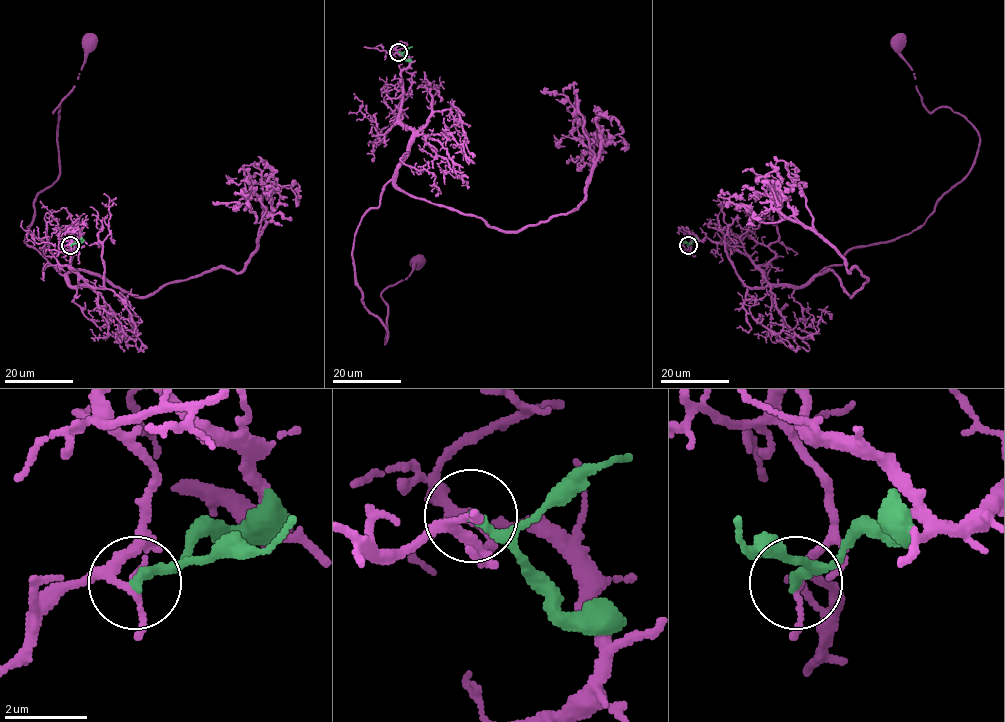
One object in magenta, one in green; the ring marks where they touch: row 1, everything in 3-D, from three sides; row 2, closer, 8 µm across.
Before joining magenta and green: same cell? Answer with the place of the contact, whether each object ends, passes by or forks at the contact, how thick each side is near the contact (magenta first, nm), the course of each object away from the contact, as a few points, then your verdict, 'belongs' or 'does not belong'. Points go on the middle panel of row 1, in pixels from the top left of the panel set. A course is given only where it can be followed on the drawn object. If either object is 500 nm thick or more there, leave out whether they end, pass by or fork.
(398, 52) | magenta forks | green ends | 160/240 nm | magenta via (398, 52), (409, 63), (399, 120), (411, 144), (352, 254), (385, 343), (381, 293), (417, 262) | green via (398, 51), (411, 61) | does not belong

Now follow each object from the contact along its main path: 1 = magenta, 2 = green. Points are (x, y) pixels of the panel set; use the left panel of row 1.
1: (70, 245), (73, 228), (72, 286), (24, 241), (59, 174), (53, 112), (89, 43)
2: (70, 245), (83, 239)

